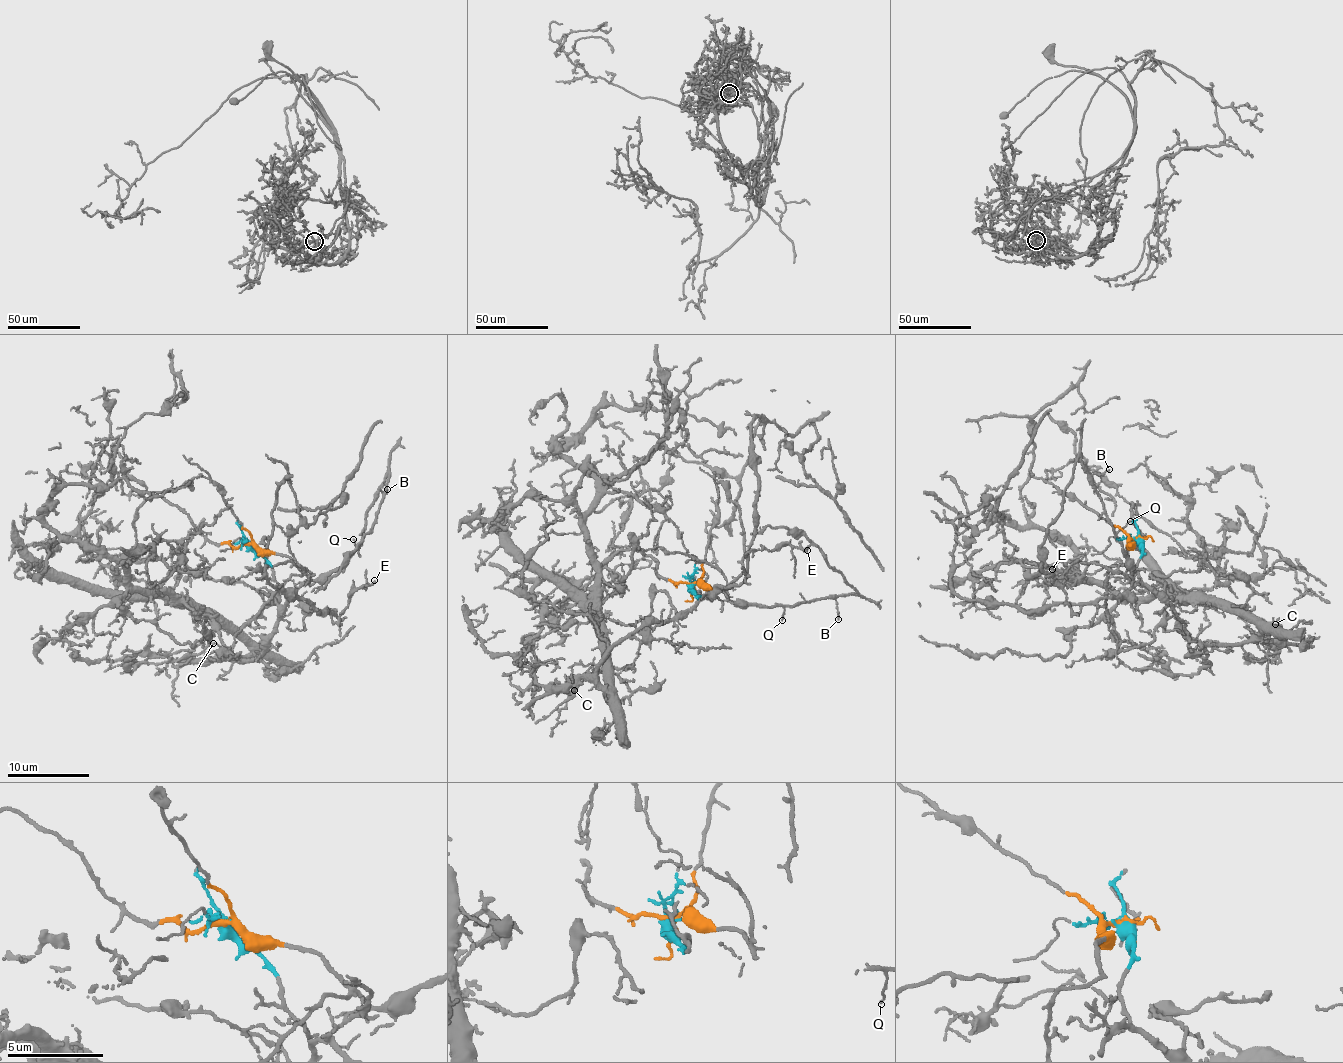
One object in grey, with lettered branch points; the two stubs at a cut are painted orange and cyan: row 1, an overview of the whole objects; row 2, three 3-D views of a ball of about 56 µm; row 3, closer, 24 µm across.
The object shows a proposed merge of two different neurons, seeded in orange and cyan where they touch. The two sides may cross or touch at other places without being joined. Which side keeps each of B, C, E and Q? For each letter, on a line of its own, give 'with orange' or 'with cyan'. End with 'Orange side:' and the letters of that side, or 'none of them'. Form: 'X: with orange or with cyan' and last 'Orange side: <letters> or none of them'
B: with orange
C: with cyan
E: with cyan
Q: with orange
Orange side: B, Q

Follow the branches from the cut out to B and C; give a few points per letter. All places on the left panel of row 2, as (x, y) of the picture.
B: (249, 543), (275, 554), (284, 554), (313, 579), (327, 576), (359, 546), (365, 512), (375, 493), (388, 489)
C: (249, 545), (266, 560), (286, 599), (262, 652), (249, 660), (192, 653), (214, 642)

